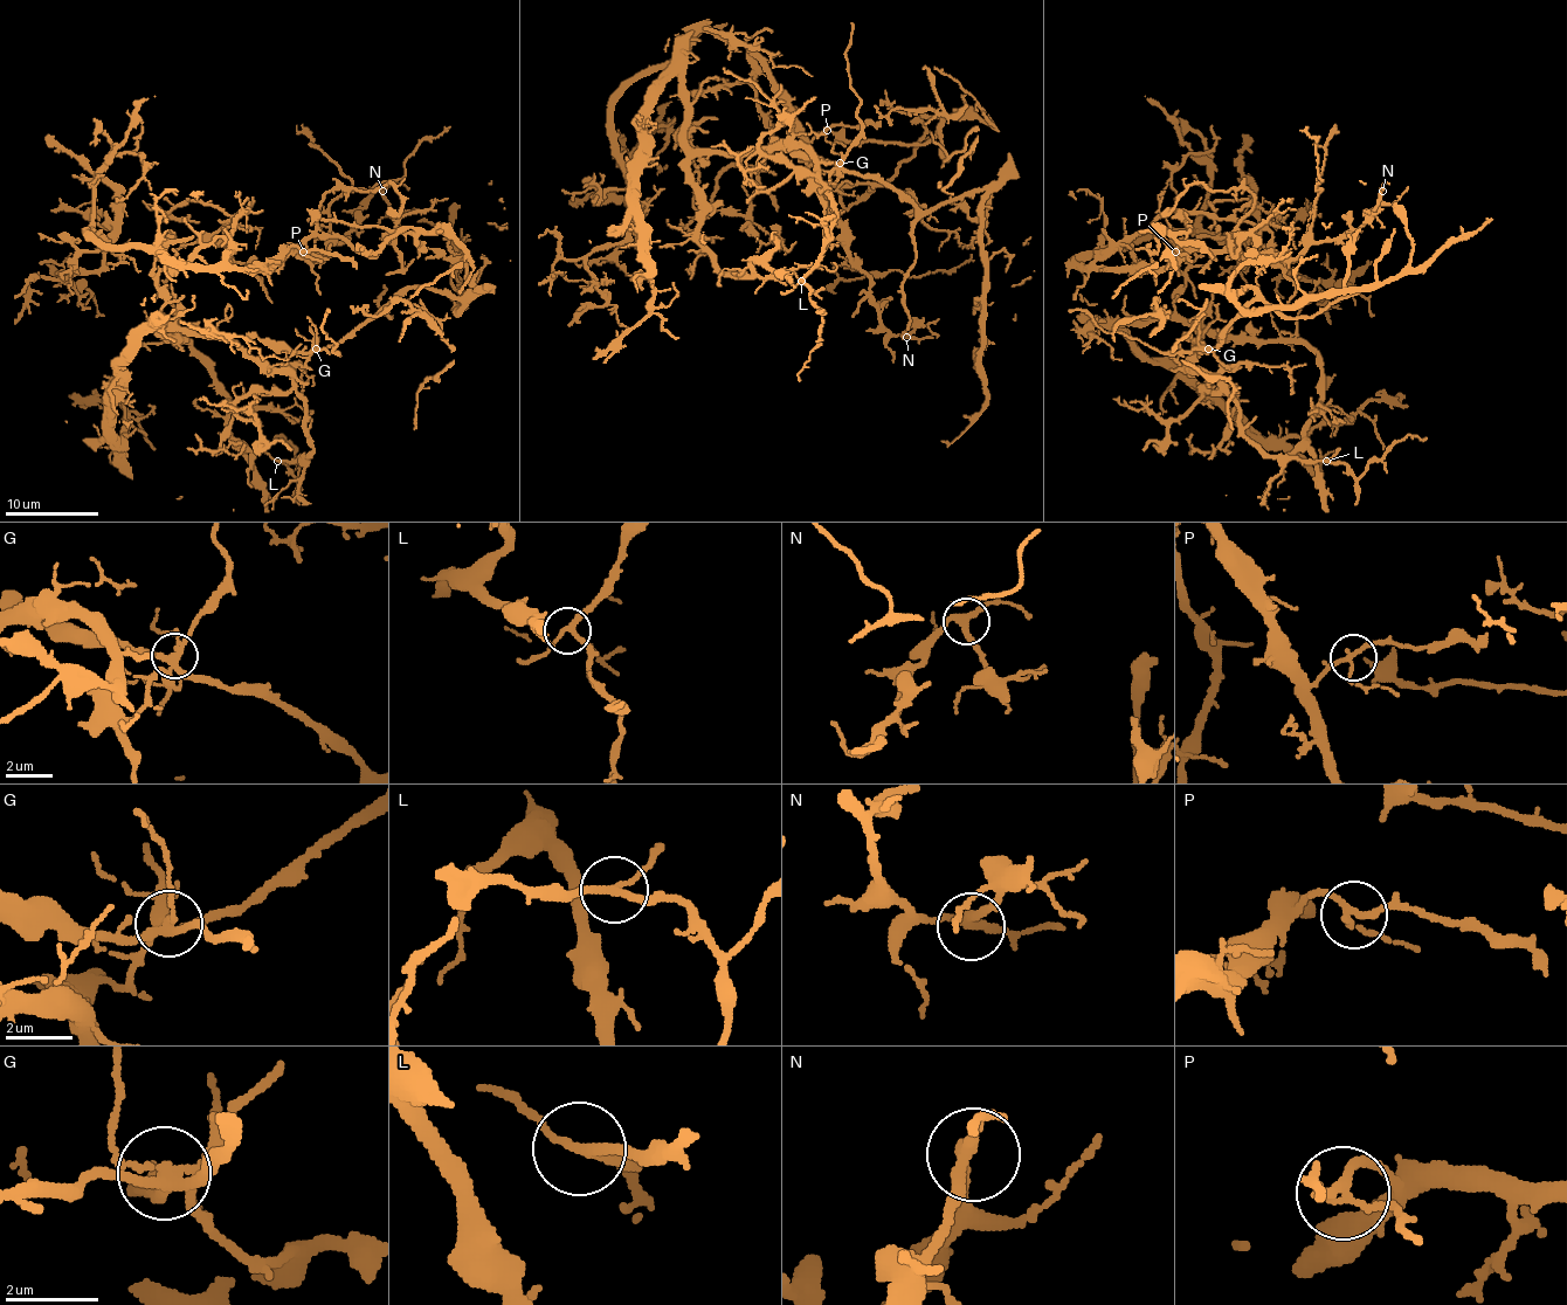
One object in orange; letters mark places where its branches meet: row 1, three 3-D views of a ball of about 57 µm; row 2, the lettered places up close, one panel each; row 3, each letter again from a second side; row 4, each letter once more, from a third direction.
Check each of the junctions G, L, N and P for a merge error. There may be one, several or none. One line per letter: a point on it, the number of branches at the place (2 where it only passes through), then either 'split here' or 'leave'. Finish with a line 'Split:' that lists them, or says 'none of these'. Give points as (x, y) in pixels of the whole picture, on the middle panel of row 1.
G: place (840, 163); branches 6; split here
L: place (801, 281); branches 3; leave
N: place (906, 337); branches 3; leave
P: place (827, 130); branches 3; leave
Split: G

